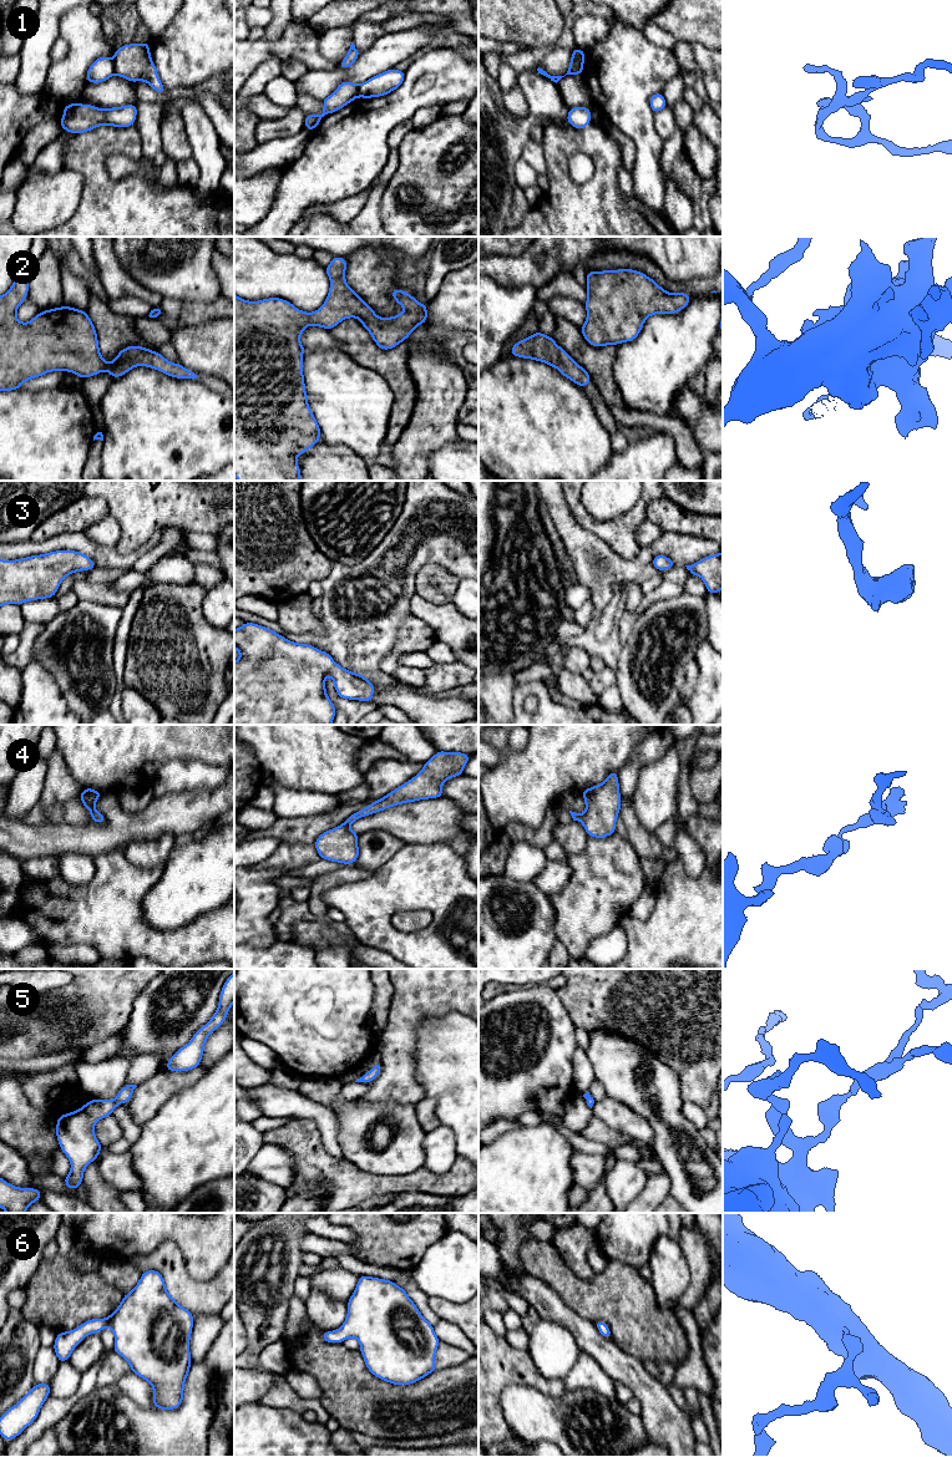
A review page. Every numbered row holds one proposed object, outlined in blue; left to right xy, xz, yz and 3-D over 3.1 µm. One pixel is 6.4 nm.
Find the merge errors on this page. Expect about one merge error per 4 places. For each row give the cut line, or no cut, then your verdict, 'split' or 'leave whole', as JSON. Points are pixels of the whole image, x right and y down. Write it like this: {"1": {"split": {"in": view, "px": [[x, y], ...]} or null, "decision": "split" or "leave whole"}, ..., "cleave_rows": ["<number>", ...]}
{"1": {"split": {"in": "xy", "px": [[114, 60], [115, 74]]}, "decision": "split"}, "2": {"split": null, "decision": "leave whole"}, "3": {"split": null, "decision": "leave whole"}, "4": {"split": null, "decision": "leave whole"}, "5": {"split": null, "decision": "leave whole"}, "6": {"split": null, "decision": "leave whole"}, "cleave_rows": ["1"]}

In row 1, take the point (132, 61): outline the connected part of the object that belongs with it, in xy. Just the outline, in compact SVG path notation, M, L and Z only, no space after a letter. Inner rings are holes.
M150 41L128 44L115 50L115 75L131 82L145 81L159 95L166 87L162 85L156 65L151 60Z

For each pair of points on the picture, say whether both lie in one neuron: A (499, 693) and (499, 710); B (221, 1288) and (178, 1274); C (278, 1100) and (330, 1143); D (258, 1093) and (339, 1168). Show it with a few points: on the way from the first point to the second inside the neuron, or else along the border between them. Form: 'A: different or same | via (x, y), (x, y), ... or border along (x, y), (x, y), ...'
A: same | via (499, 696), (499, 706)
B: same | via (211, 1289), (193, 1289), (188, 1284)
C: same | via (294, 1105), (309, 1108), (328, 1127)
D: different | border along (293, 1117), (310, 1118), (319, 1131)

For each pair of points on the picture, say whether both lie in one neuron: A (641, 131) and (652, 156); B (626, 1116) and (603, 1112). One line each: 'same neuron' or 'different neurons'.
A: same neuron
B: same neuron

